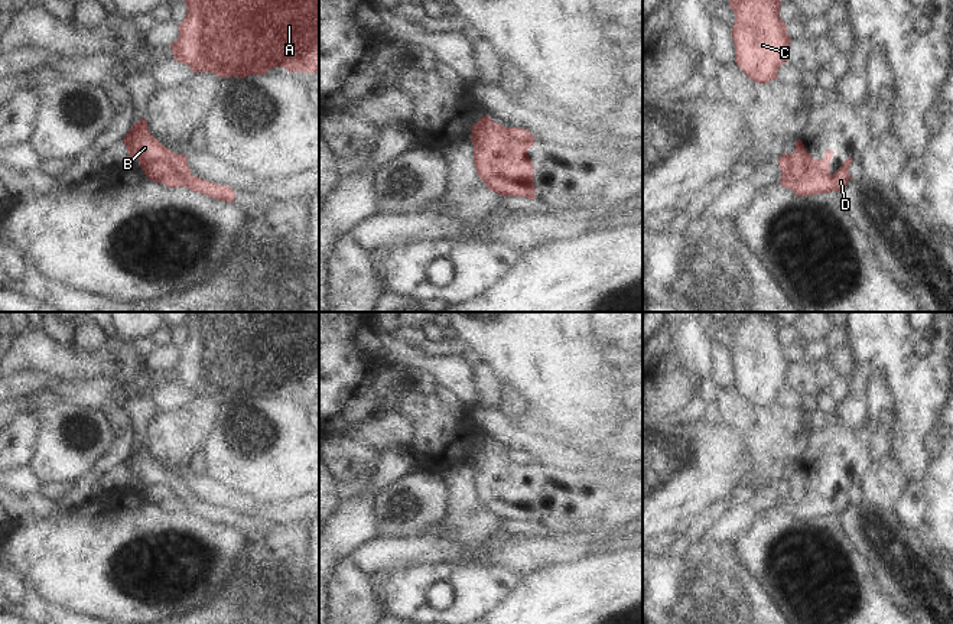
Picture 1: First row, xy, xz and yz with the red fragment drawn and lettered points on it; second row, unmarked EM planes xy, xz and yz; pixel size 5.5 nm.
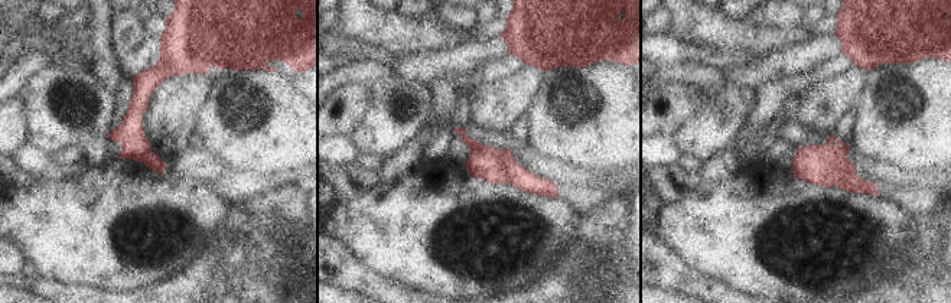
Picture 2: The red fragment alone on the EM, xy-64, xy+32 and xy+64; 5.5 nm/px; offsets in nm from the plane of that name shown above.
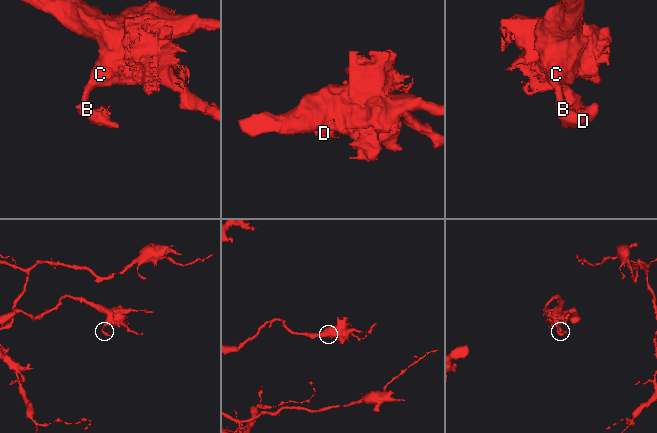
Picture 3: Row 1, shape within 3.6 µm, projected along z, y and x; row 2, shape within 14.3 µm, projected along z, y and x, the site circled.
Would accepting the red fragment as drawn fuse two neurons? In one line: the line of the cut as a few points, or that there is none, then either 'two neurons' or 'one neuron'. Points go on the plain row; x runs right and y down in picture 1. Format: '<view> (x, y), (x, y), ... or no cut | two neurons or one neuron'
xy (142, 491), (150, 486), (169, 486), (178, 493), (185, 509) | two neurons

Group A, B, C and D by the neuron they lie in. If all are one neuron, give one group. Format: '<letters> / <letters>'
A B C / D

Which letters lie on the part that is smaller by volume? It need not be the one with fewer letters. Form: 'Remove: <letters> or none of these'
Remove: D

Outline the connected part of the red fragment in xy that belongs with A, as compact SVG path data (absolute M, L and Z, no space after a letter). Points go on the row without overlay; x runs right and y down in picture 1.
M188 312L185 328L188 335L170 373L193 397L245 402L279 390L319 394L319 312Z

